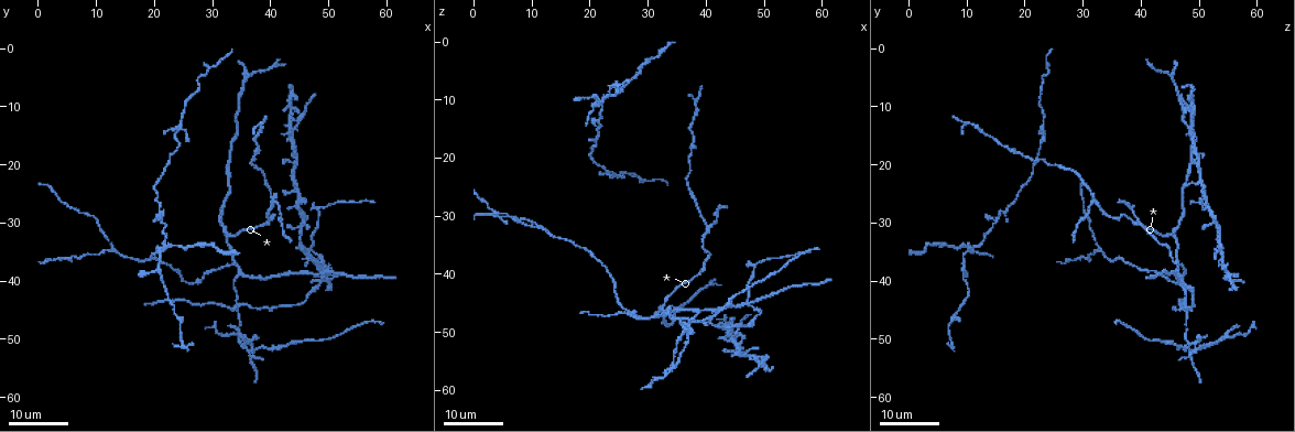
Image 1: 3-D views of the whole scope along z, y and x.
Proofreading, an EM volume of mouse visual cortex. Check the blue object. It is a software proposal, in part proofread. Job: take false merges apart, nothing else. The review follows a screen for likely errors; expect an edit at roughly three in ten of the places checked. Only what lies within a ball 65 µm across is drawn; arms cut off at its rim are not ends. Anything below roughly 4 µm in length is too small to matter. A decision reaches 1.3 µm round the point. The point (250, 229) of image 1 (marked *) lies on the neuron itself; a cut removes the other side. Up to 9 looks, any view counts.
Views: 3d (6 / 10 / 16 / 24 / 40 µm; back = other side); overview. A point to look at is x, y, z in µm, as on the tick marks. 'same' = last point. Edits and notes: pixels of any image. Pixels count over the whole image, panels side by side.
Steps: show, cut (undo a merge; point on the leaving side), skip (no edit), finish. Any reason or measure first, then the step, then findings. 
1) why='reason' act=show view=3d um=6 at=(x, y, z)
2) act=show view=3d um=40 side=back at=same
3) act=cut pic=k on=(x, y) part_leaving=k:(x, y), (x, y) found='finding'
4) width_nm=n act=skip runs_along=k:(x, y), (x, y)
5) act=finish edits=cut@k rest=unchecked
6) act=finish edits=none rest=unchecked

why='three-way junction' act=show view=3d um=24 at=(32.0, 31.5, 45.5)

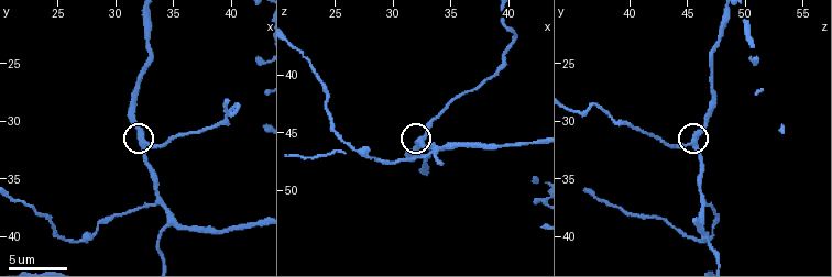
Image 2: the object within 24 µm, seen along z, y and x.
act=show view=3d um=10 at=(32.2, 31.8, 45.6)

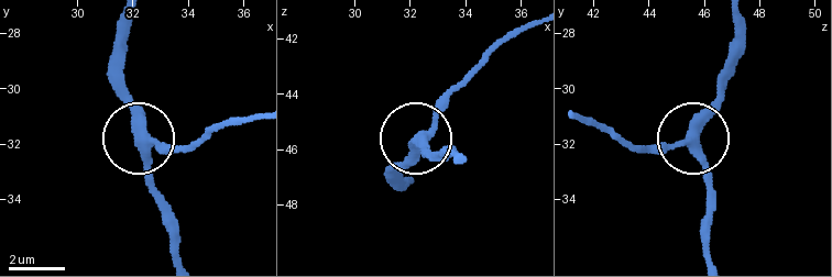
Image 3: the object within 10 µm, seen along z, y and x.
width_nm=340 act=skip runs_along=3:(582, 119), (667, 147), (693, 137), (729, 78) found='all the same neuron'

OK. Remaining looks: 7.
why='arms part here' act=show view=3d um=6 at=(33.8, 37.0, 46.4)

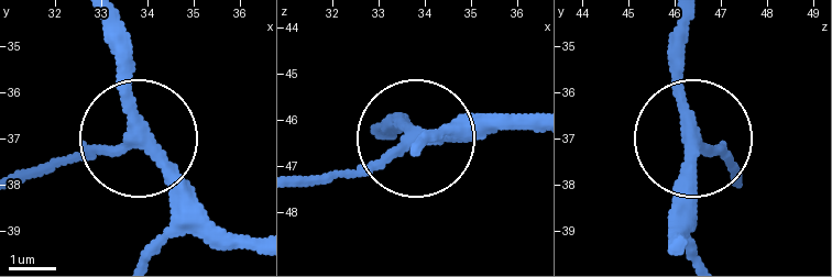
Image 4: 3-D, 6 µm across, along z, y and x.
why='from behind' act=show view=3d um=6 side=back at=(33.75, 37.10, 46.55)

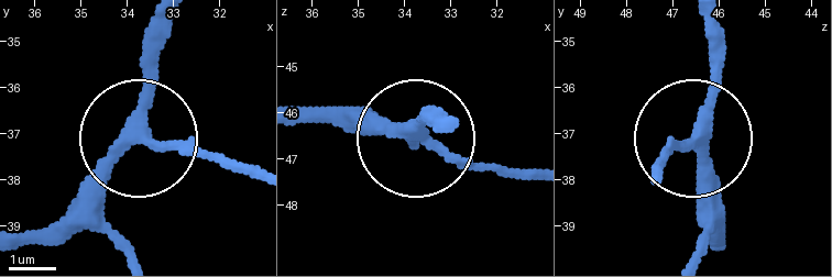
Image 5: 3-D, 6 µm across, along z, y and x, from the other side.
arms=3 act=skip runs_along=5:(170, 26), (146, 129), (233, 165) found='continuous, no second neuron'

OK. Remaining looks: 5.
act=show view=3d um=16 at=(36.5, 19.5, 23.5)

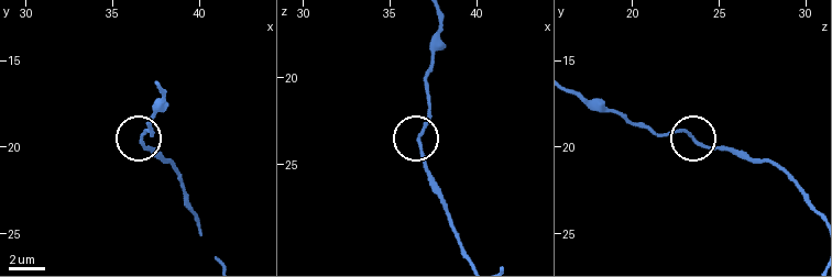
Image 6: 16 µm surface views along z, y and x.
act=show view=3d um=6 at=(36.8, 19.6, 23.5)

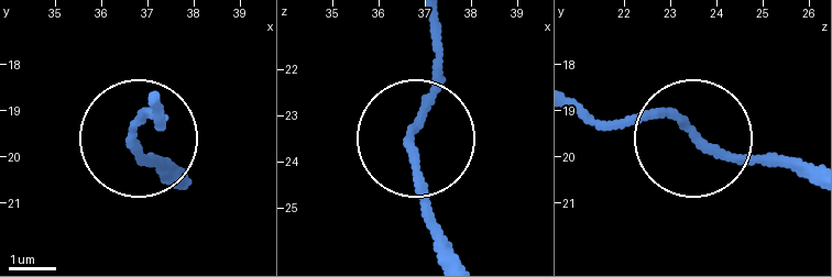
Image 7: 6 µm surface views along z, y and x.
act=skip runs_along=7:(808, 180), (773, 161), (713, 153), (666, 118), (583, 121) found='continuous, no second neuron'

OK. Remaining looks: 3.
why='small branch off a trunk' act=show view=3d um=24 at=(40.0, 26.0, 32.0)

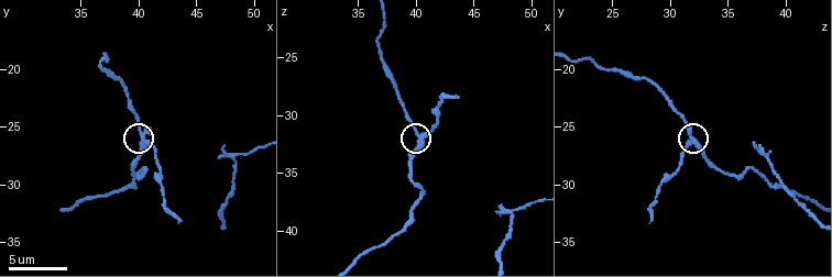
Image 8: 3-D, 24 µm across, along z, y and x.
why='closer look' act=show view=3d um=10 at=(40.6, 26.0, 32.0)

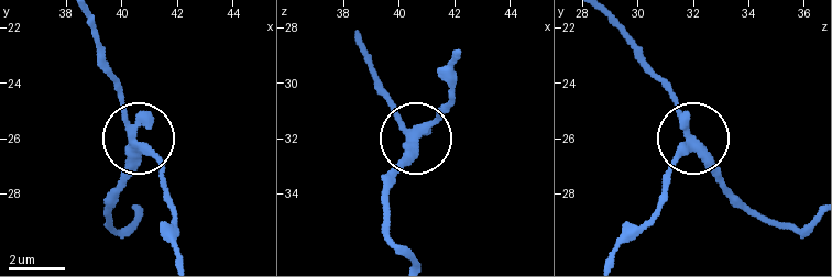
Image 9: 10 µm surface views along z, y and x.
act=skip runs_along=9:(133, 211), (123, 228), (109, 223), (135, 142), (171, 199) found='all the same neuron'

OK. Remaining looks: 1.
act=finish edits=none rest=unchecked

